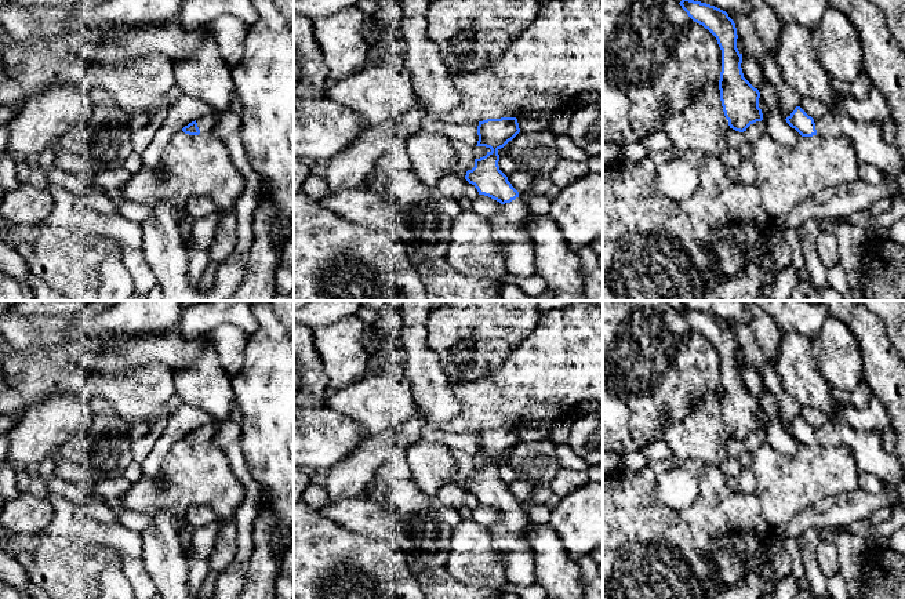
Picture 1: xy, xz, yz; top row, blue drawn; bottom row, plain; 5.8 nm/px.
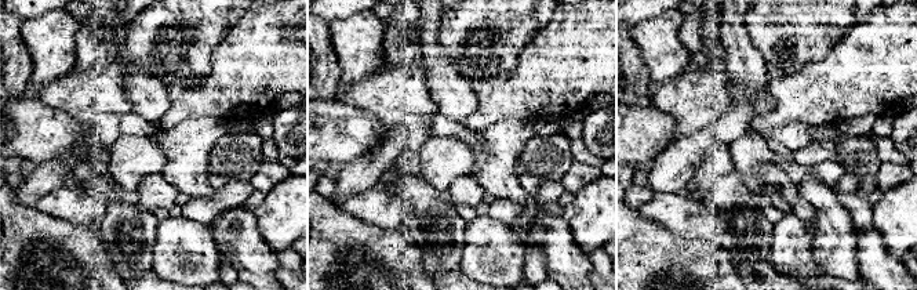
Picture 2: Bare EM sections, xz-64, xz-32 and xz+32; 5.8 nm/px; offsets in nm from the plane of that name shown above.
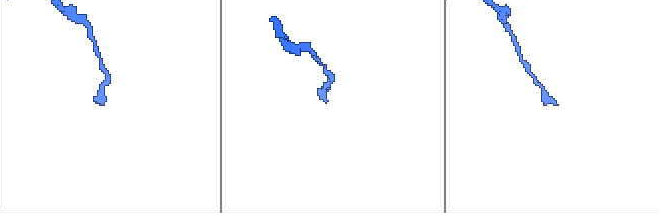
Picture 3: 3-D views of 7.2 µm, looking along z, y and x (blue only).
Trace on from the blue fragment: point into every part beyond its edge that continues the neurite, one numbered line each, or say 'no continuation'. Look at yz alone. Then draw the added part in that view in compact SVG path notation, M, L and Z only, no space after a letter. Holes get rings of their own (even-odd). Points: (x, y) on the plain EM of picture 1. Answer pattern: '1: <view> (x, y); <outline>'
1: yz (867, 446); M829 420L814 432L821 446L847 446L858 469L877 476L886 486L893 486L898 491L898 504L905 508L905 469L895 454L883 449L880 432L851 431L836 420Z

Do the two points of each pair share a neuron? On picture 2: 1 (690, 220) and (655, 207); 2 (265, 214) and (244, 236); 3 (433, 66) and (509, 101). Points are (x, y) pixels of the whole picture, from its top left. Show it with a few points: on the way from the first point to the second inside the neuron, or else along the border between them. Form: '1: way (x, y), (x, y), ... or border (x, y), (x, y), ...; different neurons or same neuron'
1: way (681, 214), (663, 209); same neuron
2: border (251, 211), (262, 239), (275, 250); different neurons
3: border (470, 82), (477, 107), (468, 115); different neurons

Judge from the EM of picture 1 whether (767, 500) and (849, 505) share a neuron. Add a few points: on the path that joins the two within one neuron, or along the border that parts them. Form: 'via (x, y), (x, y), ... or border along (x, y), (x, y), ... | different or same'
border along (847, 490), (827, 496), (796, 515) | different

